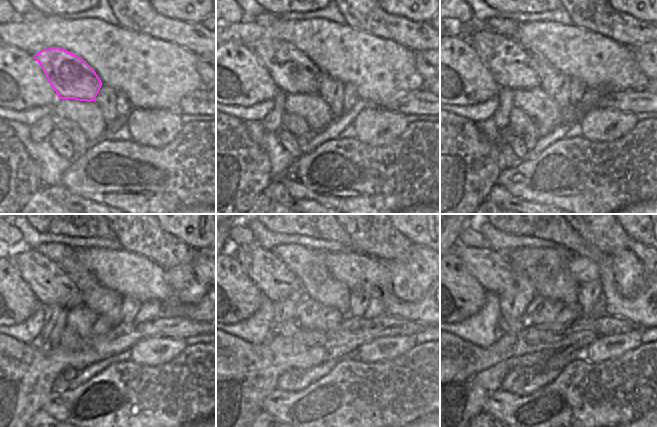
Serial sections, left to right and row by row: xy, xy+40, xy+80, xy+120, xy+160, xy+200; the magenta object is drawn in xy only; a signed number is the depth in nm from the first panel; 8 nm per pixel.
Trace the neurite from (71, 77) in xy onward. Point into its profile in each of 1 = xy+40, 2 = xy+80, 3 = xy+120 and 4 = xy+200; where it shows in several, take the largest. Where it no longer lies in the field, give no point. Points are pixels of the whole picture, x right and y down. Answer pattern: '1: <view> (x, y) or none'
1: xy+40 (292, 72)
2: xy+80 (507, 61)
3: xy+120 (50, 283)
4: xy+200 (490, 268)

